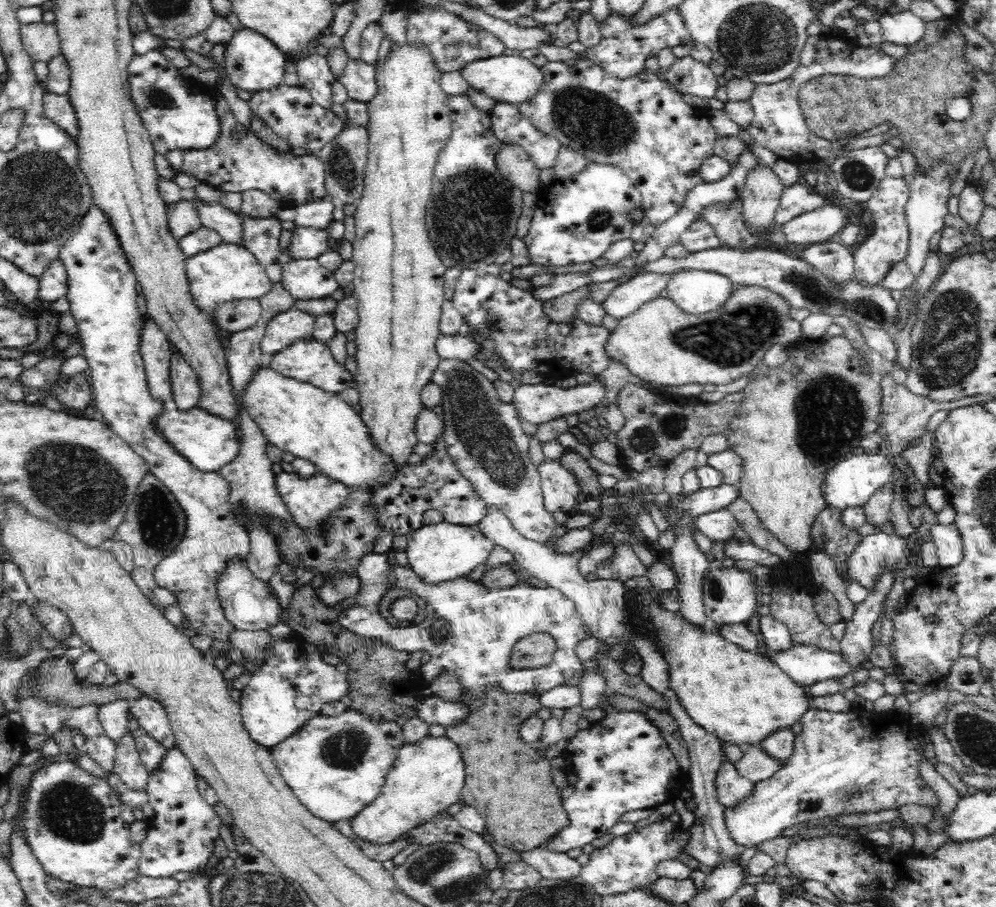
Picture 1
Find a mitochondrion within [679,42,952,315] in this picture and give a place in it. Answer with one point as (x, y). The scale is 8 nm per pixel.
(857, 176)

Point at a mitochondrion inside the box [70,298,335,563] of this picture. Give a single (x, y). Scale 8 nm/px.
(158, 522)

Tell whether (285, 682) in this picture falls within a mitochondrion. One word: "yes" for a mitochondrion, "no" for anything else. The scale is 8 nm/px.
no

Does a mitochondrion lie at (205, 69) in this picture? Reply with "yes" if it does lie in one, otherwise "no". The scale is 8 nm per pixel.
no

